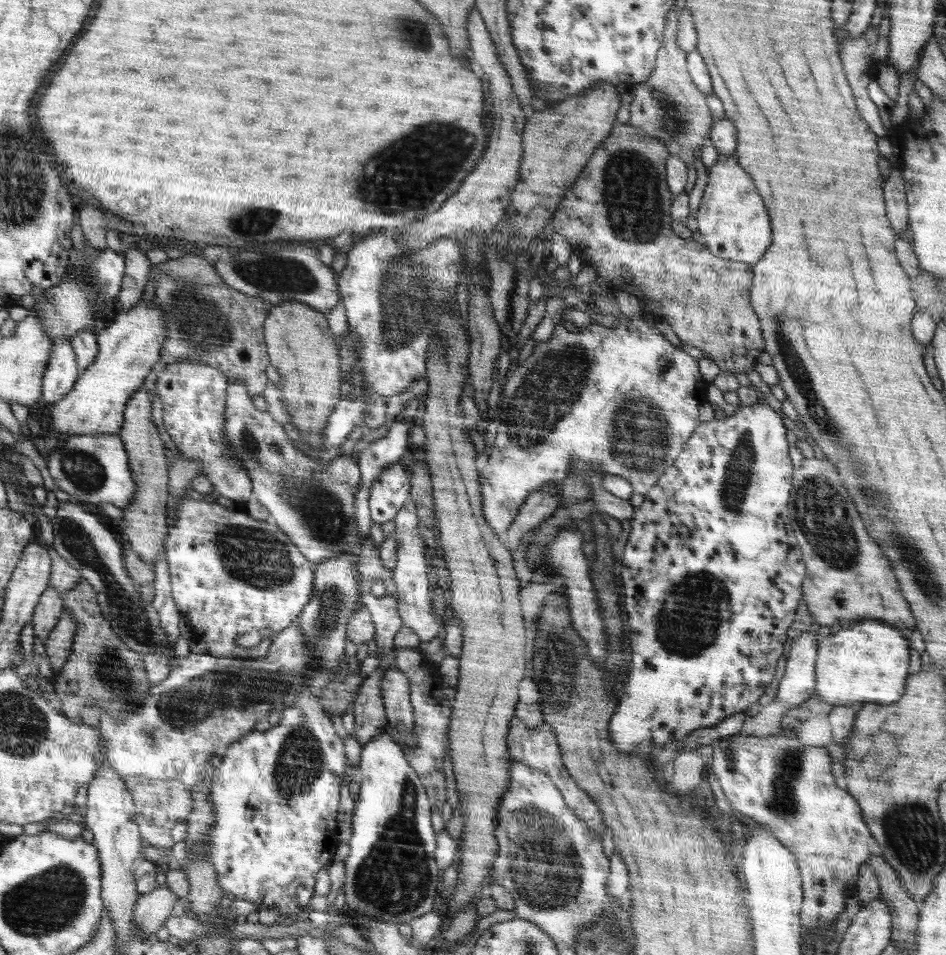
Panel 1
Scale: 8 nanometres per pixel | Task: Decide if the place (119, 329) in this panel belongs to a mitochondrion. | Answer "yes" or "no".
no

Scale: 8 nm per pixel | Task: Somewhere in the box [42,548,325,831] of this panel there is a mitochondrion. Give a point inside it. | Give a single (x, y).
(227, 690)

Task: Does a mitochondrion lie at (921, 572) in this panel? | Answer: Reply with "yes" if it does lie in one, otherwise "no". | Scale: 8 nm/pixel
yes

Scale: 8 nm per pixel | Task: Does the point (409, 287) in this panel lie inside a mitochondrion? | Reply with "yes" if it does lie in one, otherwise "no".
yes

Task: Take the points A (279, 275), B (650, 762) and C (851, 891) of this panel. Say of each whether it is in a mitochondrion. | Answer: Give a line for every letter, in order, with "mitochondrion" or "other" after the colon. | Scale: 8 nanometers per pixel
A: mitochondrion
B: other
C: other

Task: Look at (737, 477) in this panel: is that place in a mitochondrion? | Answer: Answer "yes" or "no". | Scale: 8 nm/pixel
yes

